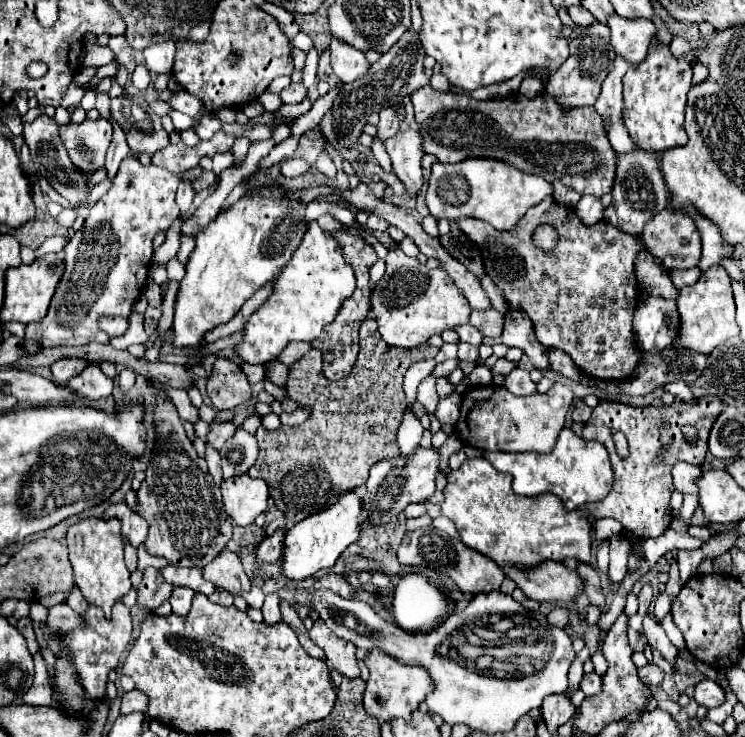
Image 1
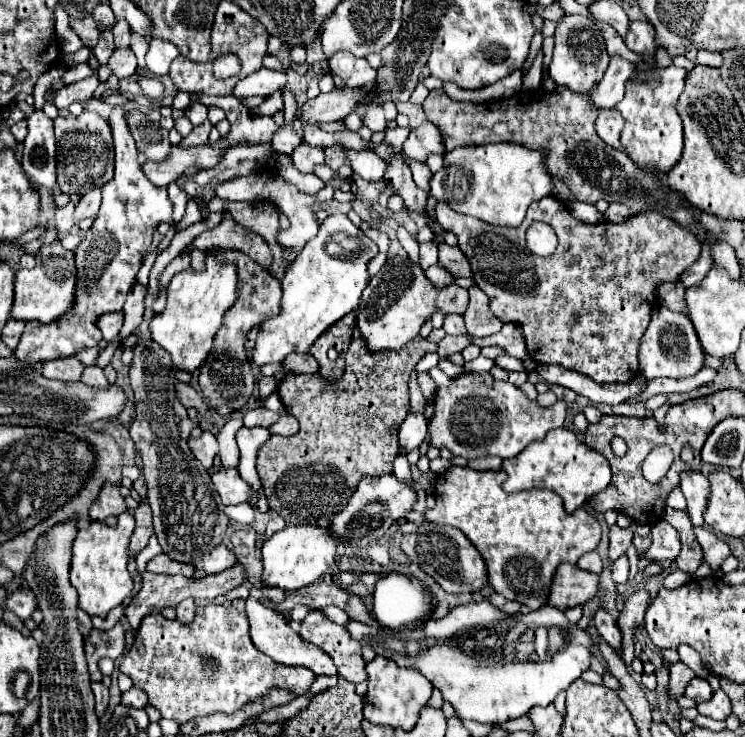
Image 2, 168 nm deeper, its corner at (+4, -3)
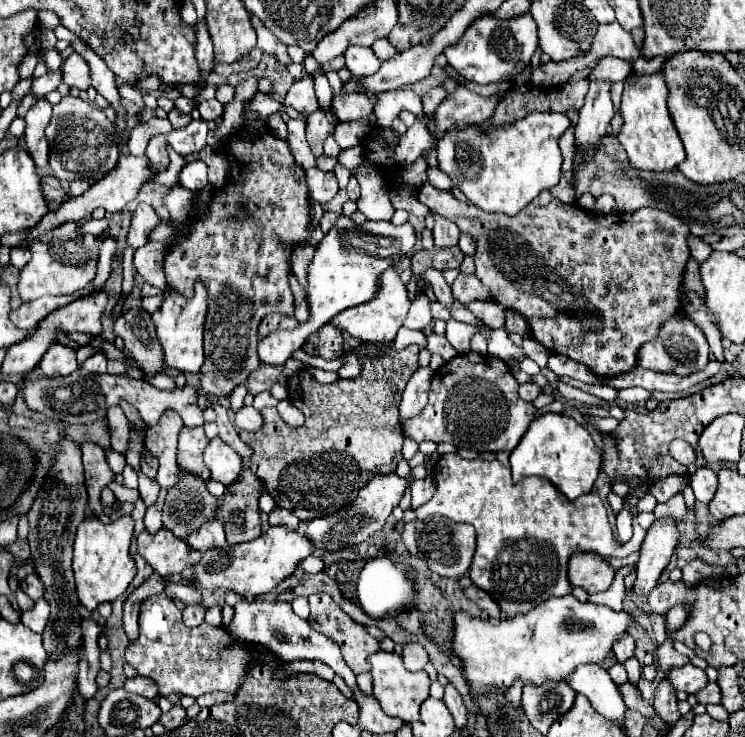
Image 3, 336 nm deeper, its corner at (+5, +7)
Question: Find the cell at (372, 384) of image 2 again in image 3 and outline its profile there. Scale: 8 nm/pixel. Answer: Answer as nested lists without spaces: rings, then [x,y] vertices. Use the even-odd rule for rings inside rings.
[[[392,343],[376,345],[376,355],[366,355],[360,359],[362,373],[354,379],[340,379],[336,383],[318,383],[306,369],[296,371],[288,381],[288,399],[306,415],[306,423],[298,429],[288,427],[280,415],[272,409],[264,409],[264,427],[256,433],[240,431],[240,439],[252,449],[252,473],[260,477],[268,493],[278,507],[292,511],[300,521],[310,521],[336,513],[338,509],[350,505],[360,487],[376,473],[394,473],[398,461],[402,459],[402,427],[398,423],[398,407],[404,387],[412,373],[418,369],[418,347],[408,345],[404,349],[394,349]]]

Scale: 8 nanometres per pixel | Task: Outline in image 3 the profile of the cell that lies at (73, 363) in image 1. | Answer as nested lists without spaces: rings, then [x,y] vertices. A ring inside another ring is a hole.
[[[62,343],[50,345],[46,355],[40,361],[40,369],[46,377],[56,377],[56,375],[70,375],[72,371],[78,369],[76,361],[76,351],[72,347],[66,347]]]

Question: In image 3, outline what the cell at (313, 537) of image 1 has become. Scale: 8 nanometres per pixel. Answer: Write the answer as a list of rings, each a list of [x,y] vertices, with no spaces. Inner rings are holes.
[[[276,525],[256,537],[256,541],[248,541],[244,545],[228,549],[210,549],[208,553],[202,553],[200,563],[194,567],[194,581],[208,591],[224,587],[228,591],[240,593],[246,599],[254,599],[272,591],[280,581],[294,575],[298,565],[308,555],[312,555],[312,541],[308,541],[304,533],[292,531],[284,525]]]

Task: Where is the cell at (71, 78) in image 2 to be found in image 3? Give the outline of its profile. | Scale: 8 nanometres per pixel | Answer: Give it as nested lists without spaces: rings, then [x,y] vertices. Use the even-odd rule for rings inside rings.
[[[62,69],[48,71],[46,75],[42,75],[42,77],[34,79],[34,83],[32,83],[32,91],[34,91],[34,95],[38,95],[38,97],[44,97],[46,93],[50,93],[50,91],[58,89],[58,85],[60,85],[60,79],[62,79]]]

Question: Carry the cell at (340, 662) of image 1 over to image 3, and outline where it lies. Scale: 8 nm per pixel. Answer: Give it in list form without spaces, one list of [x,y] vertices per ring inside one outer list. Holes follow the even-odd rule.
[[[314,593],[314,595],[308,597],[308,603],[310,603],[310,617],[308,617],[308,623],[312,625],[312,629],[316,629],[318,633],[330,637],[334,643],[338,643],[346,665],[348,665],[356,675],[370,671],[368,655],[376,653],[376,651],[380,649],[380,647],[378,647],[378,639],[372,637],[360,623],[352,621],[352,619],[332,601],[332,597],[328,597],[328,593]]]

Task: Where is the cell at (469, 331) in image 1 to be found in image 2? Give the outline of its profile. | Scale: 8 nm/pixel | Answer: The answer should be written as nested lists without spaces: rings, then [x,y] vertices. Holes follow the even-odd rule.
[[[449,313],[449,315],[445,315],[443,329],[445,329],[447,335],[467,335],[467,331],[465,331],[465,323],[463,323],[463,315],[457,315],[457,313]]]

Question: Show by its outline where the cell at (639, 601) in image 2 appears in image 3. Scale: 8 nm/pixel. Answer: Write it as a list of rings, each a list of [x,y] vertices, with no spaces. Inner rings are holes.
[[[672,519],[654,521],[640,547],[640,559],[636,571],[638,577],[632,587],[636,595],[646,597],[656,587],[660,573],[664,571],[664,567],[672,557],[676,541],[678,541],[678,529]]]

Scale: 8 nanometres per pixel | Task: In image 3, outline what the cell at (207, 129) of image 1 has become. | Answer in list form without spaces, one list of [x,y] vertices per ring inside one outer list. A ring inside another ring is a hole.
[[[152,117],[149,121],[140,121],[139,124],[129,133],[126,147],[130,154],[143,156],[151,137],[157,134],[167,134],[173,130],[170,121]]]

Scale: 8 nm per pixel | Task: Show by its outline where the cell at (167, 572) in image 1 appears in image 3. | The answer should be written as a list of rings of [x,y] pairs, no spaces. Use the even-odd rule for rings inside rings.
[[[160,529],[156,535],[148,535],[146,531],[142,531],[136,541],[138,555],[144,557],[160,575],[186,573],[202,557],[202,553],[190,549],[186,541],[168,533],[168,529]]]

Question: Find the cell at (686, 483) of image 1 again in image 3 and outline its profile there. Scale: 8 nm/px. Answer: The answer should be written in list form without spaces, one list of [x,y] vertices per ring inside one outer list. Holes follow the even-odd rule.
[[[702,467],[702,469],[696,469],[692,475],[690,475],[690,487],[696,495],[698,501],[702,503],[708,503],[714,493],[716,493],[716,487],[718,487],[718,479],[716,479],[716,473],[708,467]]]

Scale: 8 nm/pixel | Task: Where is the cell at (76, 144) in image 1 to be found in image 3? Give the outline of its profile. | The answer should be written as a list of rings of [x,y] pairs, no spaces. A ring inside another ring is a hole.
[[[62,97],[62,101],[58,105],[54,105],[54,115],[50,125],[46,127],[46,137],[50,143],[50,173],[60,179],[60,181],[98,181],[100,177],[104,177],[104,173],[112,171],[116,167],[118,161],[118,137],[116,137],[116,129],[114,123],[106,117],[106,113],[102,109],[98,109],[92,103],[82,101],[80,97]]]

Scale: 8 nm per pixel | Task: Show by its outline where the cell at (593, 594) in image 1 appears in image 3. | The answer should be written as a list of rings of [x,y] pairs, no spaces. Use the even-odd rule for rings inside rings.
[[[624,633],[624,637],[620,637],[616,645],[612,645],[612,653],[616,655],[618,663],[624,663],[628,657],[634,655],[634,639],[628,633]]]

